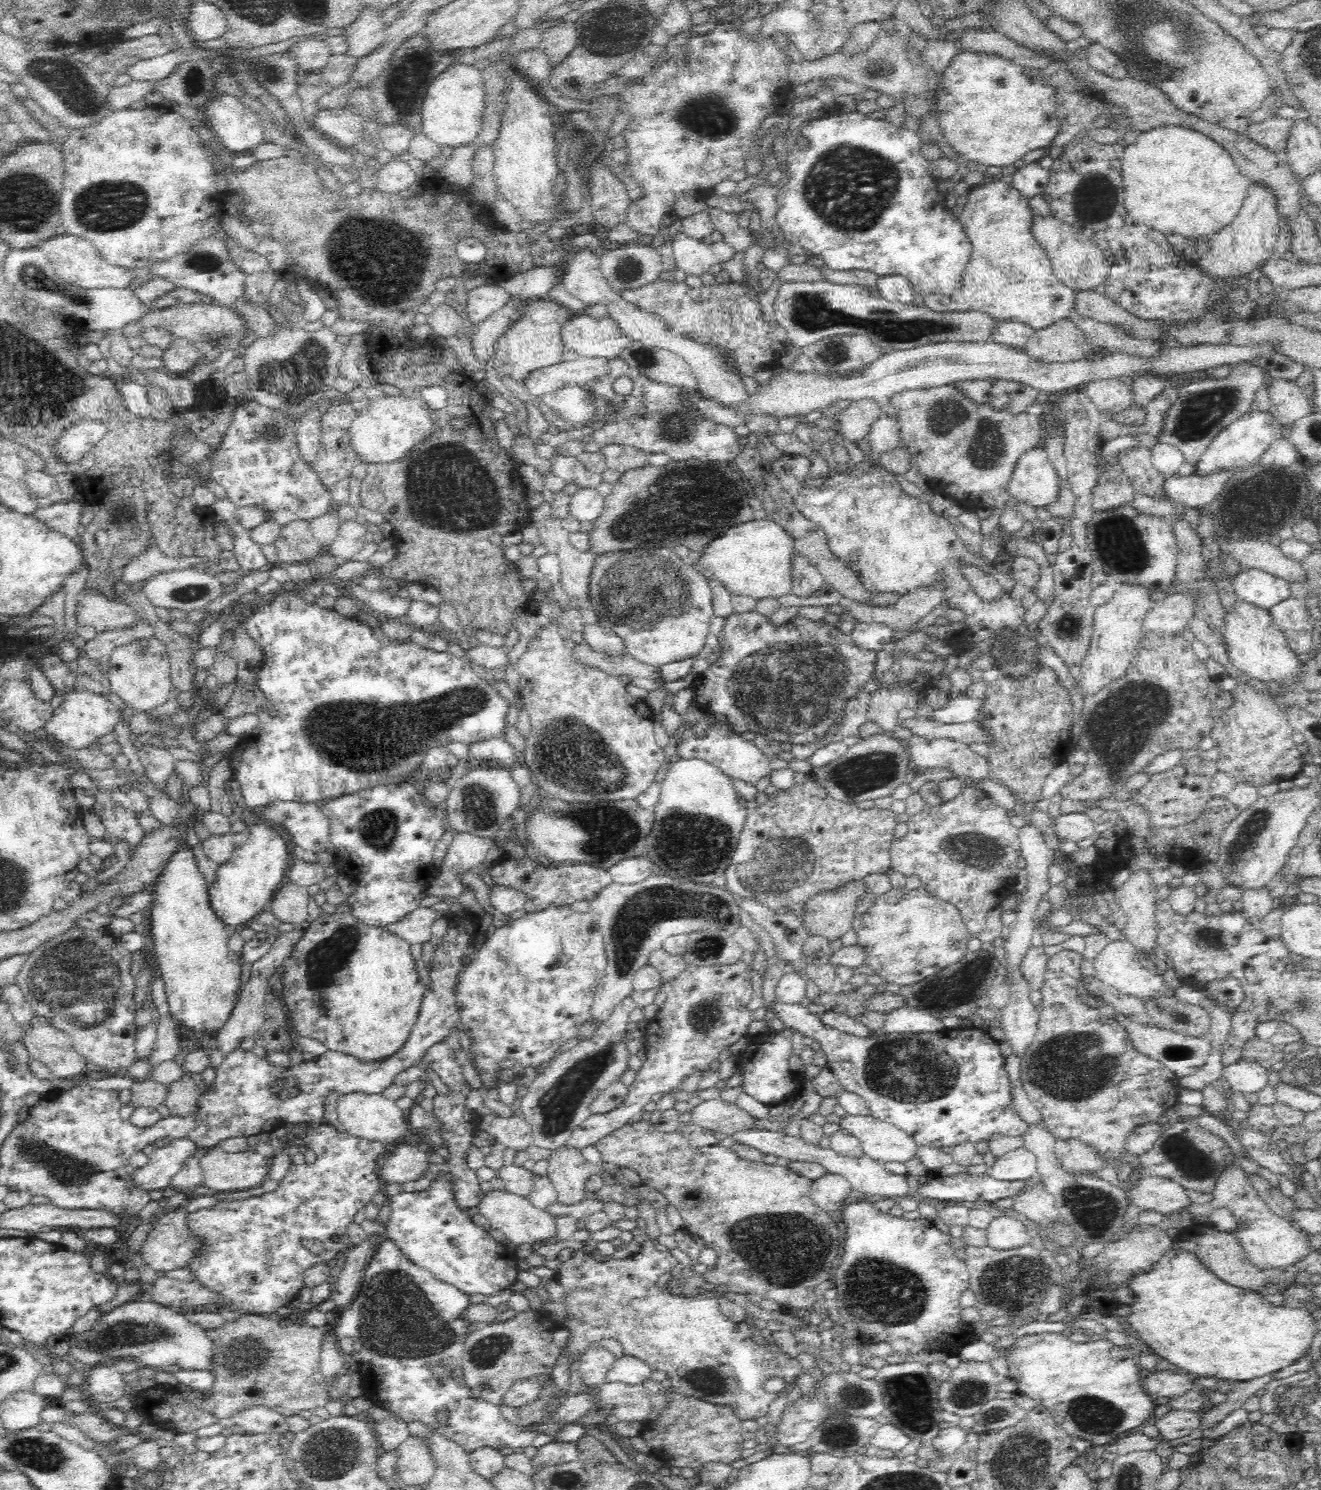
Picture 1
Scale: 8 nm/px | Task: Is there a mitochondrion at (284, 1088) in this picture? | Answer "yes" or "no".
yes

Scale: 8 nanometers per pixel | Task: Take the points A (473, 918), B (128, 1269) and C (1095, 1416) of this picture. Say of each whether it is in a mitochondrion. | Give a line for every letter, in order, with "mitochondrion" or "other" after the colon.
A: other
B: other
C: mitochondrion

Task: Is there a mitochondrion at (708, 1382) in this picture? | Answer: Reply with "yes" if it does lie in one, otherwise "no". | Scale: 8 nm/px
yes

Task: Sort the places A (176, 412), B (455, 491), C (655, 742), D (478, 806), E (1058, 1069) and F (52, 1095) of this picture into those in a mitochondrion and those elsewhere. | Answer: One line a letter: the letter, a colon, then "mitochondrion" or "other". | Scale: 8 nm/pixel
A: other
B: mitochondrion
C: other
D: mitochondrion
E: mitochondrion
F: other

